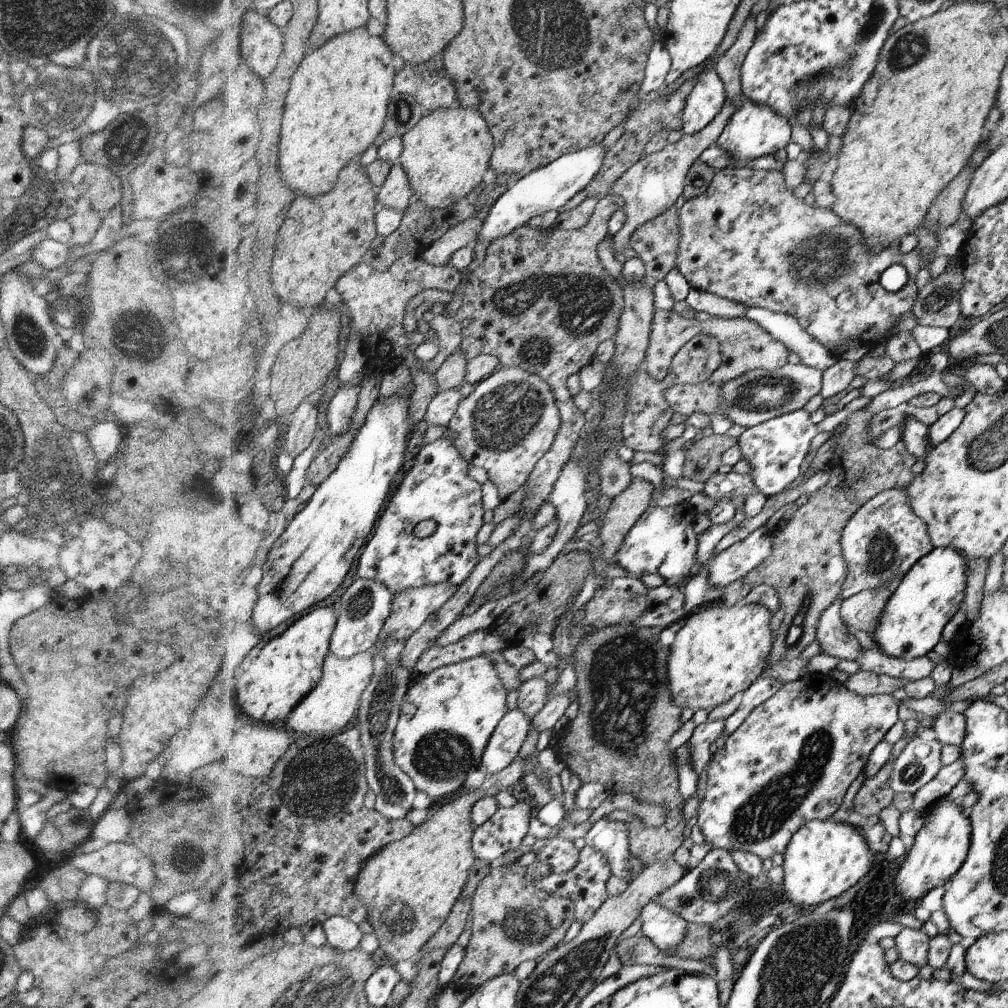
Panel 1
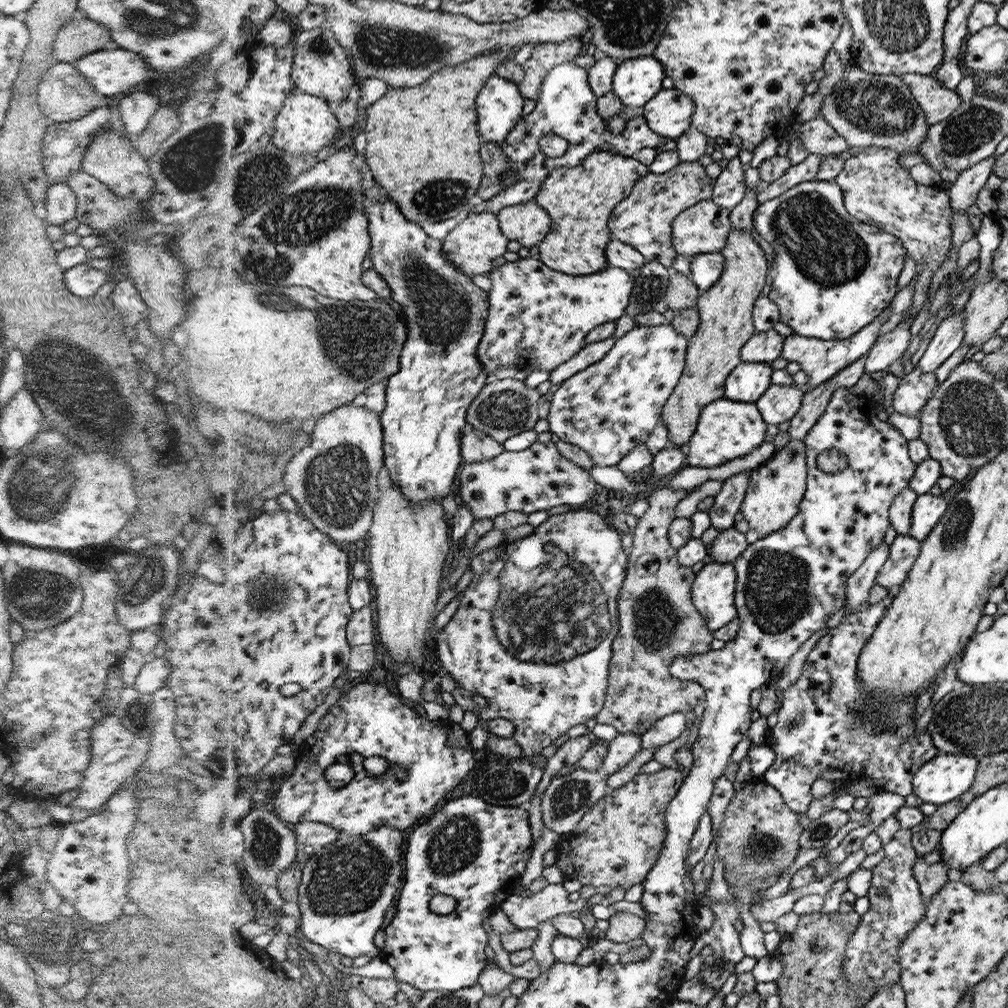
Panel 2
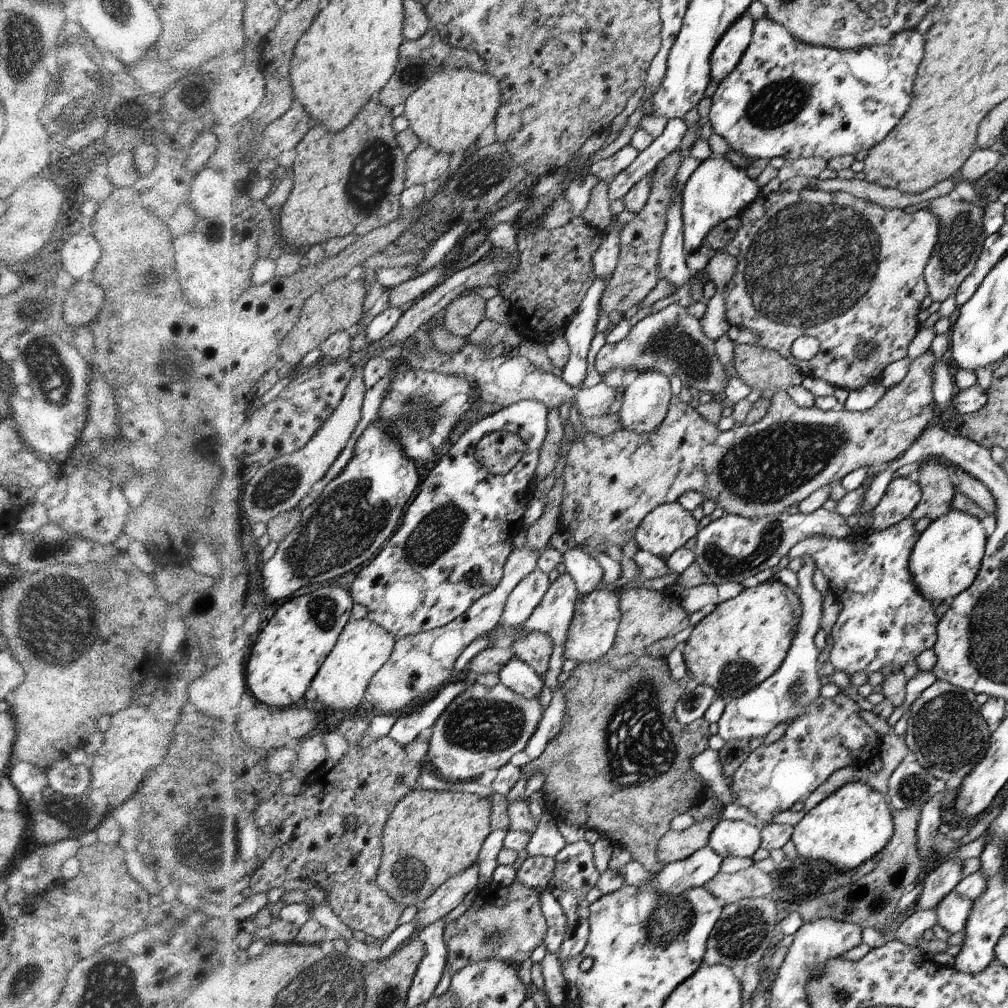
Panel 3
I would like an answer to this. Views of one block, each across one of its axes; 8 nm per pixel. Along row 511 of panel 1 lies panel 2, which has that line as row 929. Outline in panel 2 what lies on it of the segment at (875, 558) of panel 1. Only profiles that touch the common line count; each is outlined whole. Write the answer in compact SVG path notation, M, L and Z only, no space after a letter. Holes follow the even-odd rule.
M899 829L894 838L884 846L884 858L872 869L872 882L867 892L870 900L868 912L860 916L859 928L848 940L847 956L843 970L848 983L865 980L870 976L876 983L874 994L882 987L900 982L900 943L908 938L915 930L916 925L927 914L927 905L924 904L923 892L920 891L919 881L912 872L918 855L912 846L913 833L911 829Z

